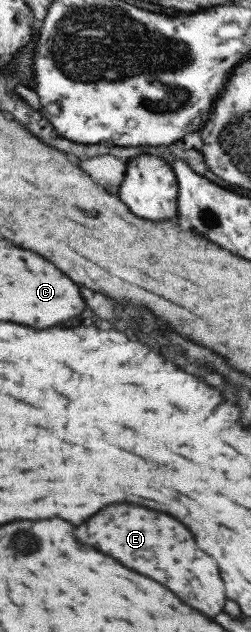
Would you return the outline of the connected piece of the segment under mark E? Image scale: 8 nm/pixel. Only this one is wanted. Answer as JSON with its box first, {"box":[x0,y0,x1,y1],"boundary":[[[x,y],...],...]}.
{"box":[74,504,226,616],"boundary":[[[110,504],[76,526],[74,536],[79,542],[94,546],[134,572],[164,584],[182,602],[202,614],[214,616],[226,602],[214,560],[196,548],[190,532],[180,522],[162,512],[152,512],[130,504]]]}

